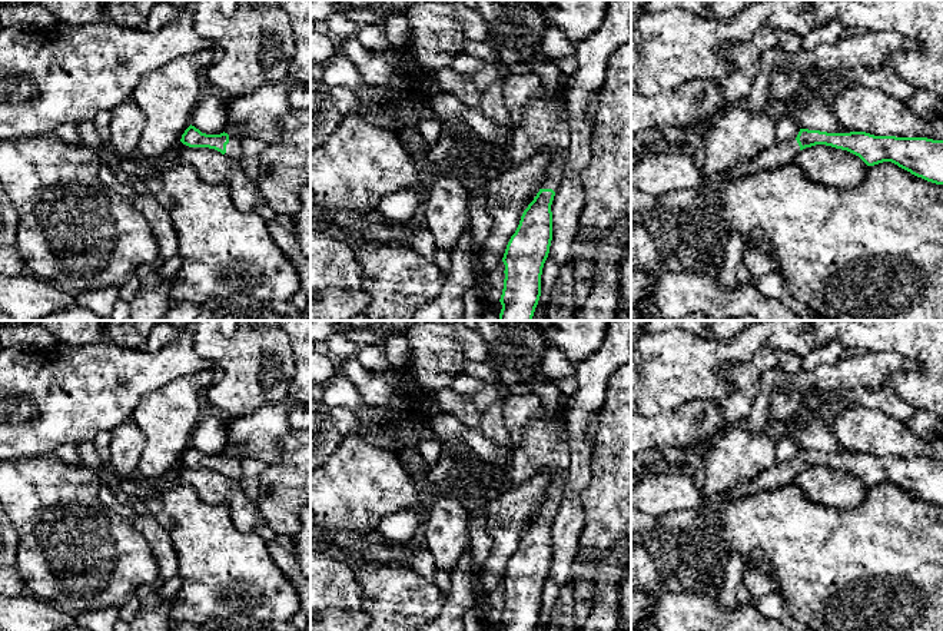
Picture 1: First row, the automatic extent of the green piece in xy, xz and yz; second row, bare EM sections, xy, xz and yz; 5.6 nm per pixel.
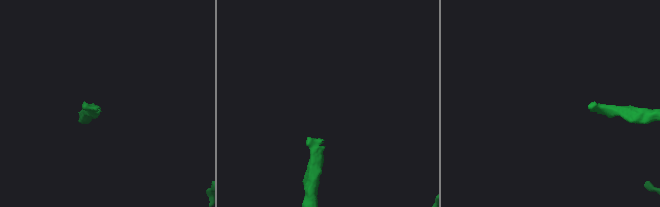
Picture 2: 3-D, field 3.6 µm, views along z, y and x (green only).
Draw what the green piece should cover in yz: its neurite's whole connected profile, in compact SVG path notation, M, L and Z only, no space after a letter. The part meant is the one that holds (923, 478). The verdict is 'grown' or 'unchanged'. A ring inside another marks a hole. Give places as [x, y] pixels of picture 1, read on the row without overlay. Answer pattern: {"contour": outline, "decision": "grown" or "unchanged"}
{"contour": "M800 449L796 459L774 464L756 478L738 482L727 499L793 484L800 471L816 465L847 471L867 486L891 482L917 498L943 505L943 461L874 456L866 452L827 454L808 449Z", "decision": "grown"}

